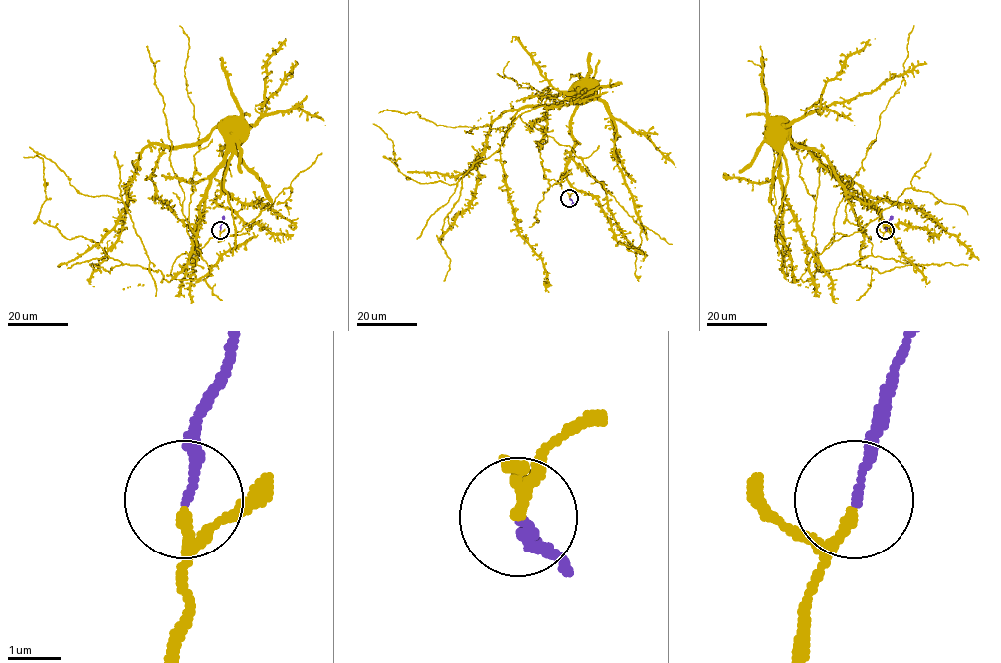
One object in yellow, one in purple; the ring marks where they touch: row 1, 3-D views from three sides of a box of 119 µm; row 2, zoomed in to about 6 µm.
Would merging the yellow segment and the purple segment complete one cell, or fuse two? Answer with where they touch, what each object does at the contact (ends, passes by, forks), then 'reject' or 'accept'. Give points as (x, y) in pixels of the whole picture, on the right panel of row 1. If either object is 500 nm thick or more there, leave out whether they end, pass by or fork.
place (885, 230); yellow passes by; purple ends; accept

